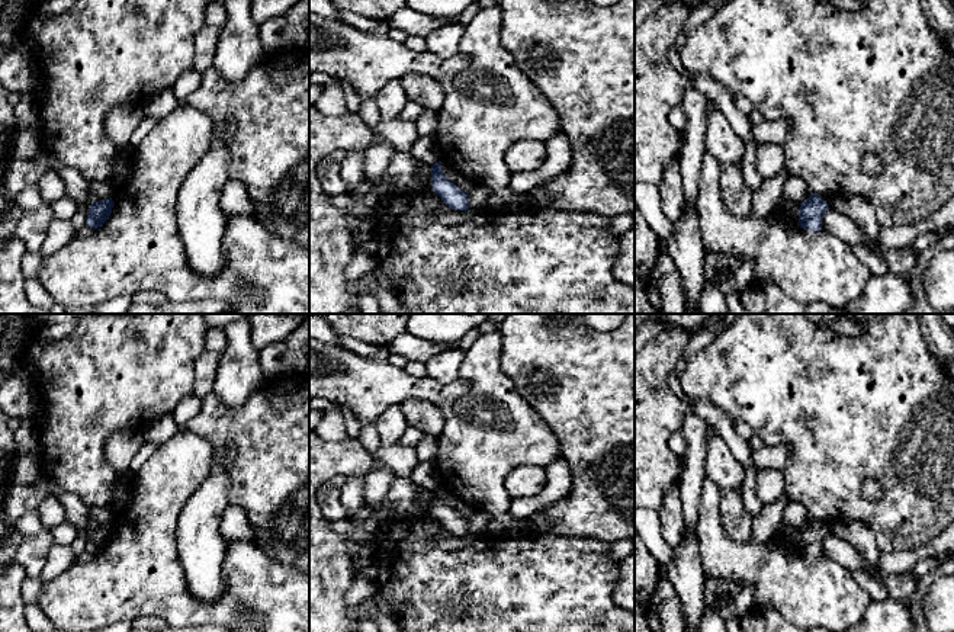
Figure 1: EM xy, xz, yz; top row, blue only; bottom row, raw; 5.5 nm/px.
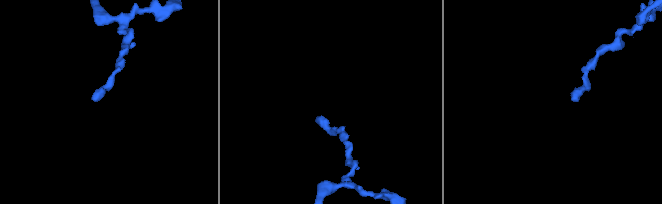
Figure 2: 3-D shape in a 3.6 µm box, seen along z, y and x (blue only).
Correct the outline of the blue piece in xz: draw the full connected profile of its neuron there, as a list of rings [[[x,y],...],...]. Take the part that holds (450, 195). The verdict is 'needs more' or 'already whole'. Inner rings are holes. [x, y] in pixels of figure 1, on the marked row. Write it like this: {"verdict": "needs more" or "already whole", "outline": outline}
{"verdict": "already whole", "outline": [[[441,161],[431,166],[433,192],[439,195],[449,208],[454,211],[468,211],[468,192],[460,190],[454,183],[444,177]]]}

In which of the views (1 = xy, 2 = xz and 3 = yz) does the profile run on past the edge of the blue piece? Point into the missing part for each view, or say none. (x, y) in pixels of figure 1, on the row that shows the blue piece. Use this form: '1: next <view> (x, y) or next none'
1: next none
2: next none
3: next none

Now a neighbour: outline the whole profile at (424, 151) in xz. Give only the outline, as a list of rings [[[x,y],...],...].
[[[420,137],[411,147],[409,153],[418,163],[423,163],[425,166],[433,166],[440,161],[433,137]]]

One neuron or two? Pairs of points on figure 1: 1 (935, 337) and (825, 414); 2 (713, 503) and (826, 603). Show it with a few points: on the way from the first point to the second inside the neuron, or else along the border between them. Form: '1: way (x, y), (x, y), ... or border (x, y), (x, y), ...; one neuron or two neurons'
1: border (919, 329), (928, 349), (938, 361); two neurons
2: way (719, 539), (744, 564), (773, 568), (790, 581); one neuron

